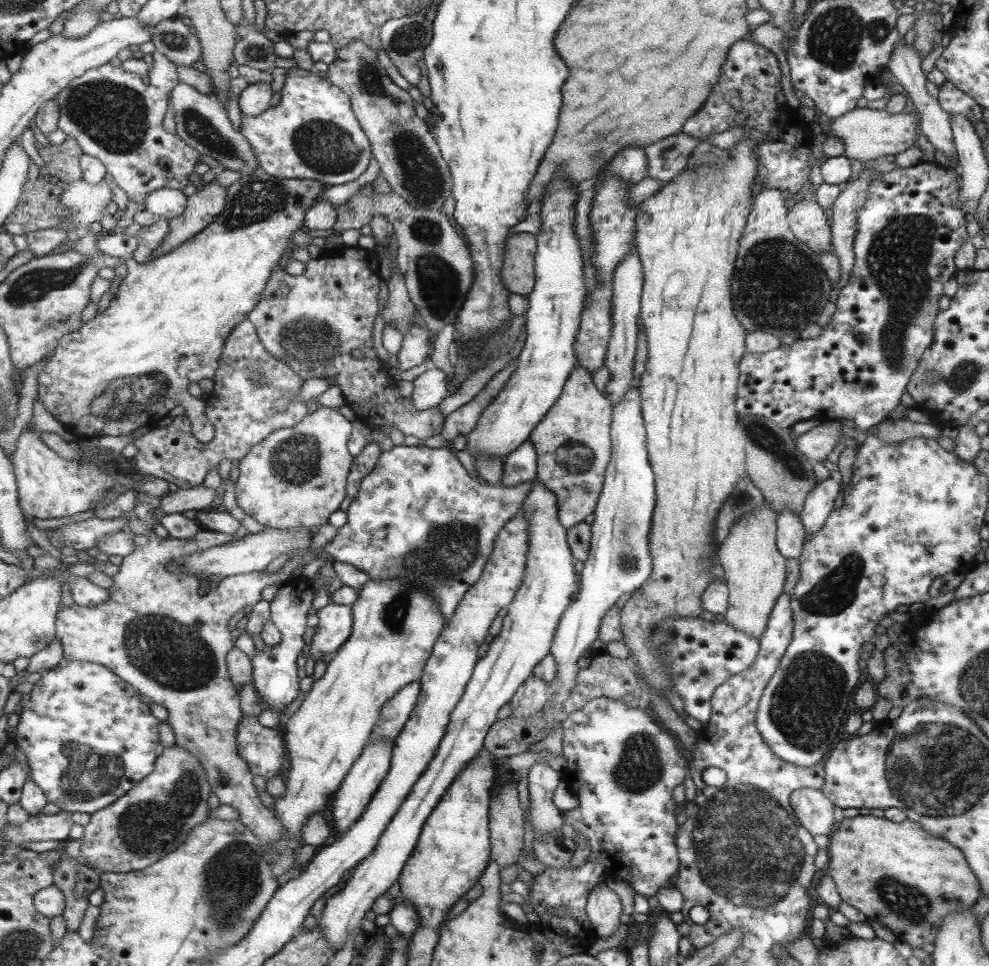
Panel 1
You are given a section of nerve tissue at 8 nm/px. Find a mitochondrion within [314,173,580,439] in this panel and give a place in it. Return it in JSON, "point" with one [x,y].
{"point":[440,284]}

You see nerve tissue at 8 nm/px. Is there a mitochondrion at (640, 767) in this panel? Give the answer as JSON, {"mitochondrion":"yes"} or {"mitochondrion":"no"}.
{"mitochondrion":"yes"}

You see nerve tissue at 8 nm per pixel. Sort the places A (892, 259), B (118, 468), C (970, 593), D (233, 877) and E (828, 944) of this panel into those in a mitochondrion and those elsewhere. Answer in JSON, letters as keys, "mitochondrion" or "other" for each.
{"A":"mitochondrion","B":"other","C":"other","D":"mitochondrion","E":"other"}

